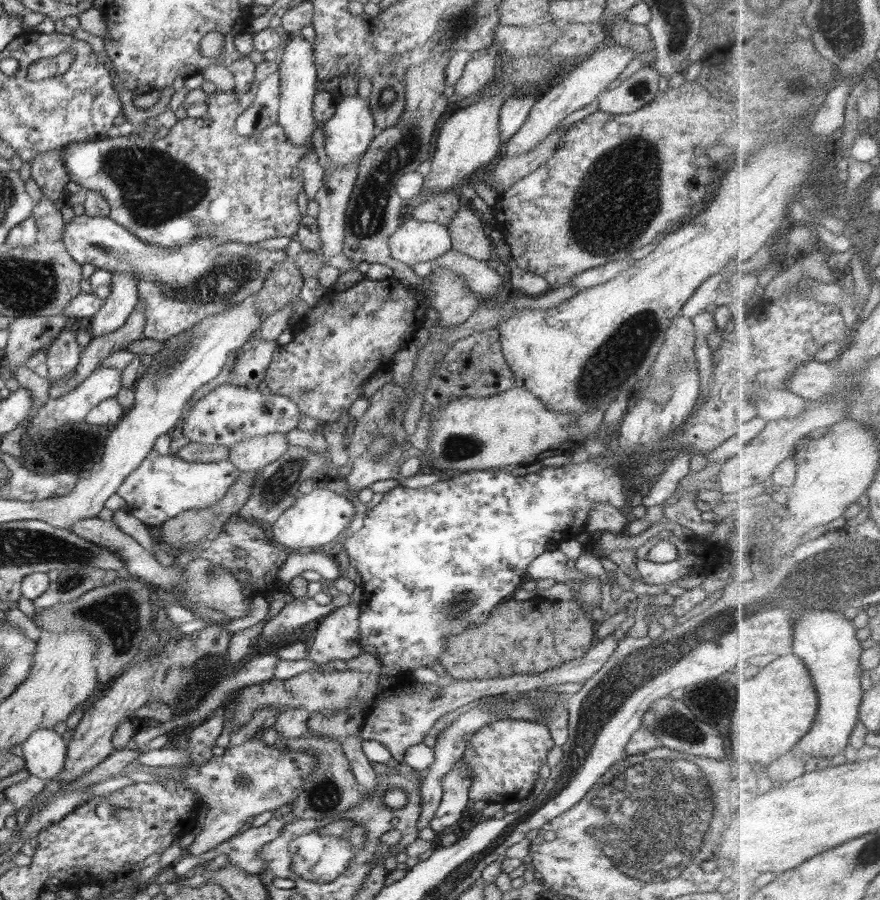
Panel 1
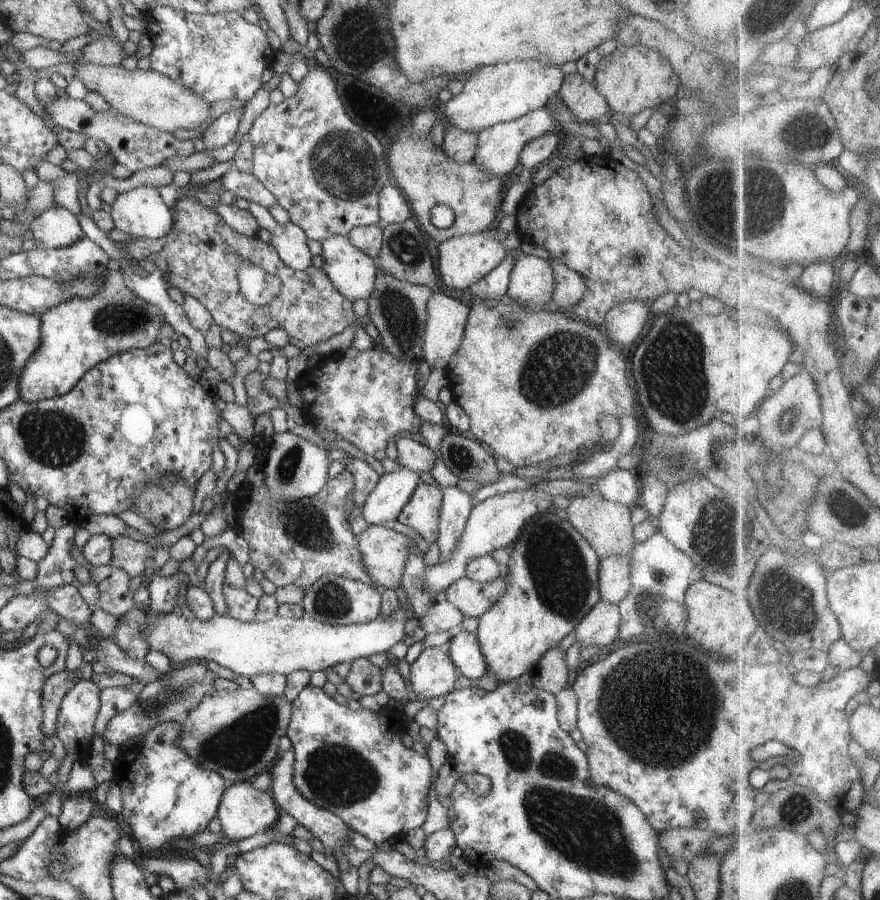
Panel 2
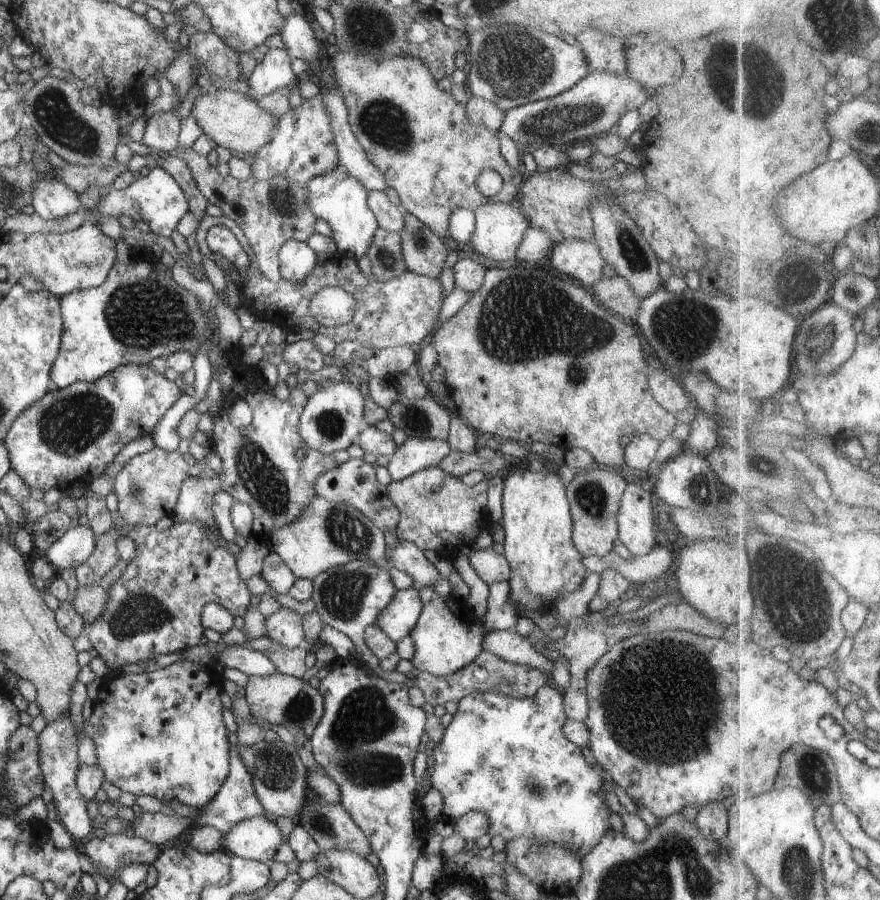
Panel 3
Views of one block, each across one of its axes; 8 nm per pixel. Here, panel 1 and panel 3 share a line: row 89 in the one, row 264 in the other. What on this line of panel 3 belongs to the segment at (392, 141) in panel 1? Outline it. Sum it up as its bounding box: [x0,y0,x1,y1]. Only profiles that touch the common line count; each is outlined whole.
[399,213,449,279]

